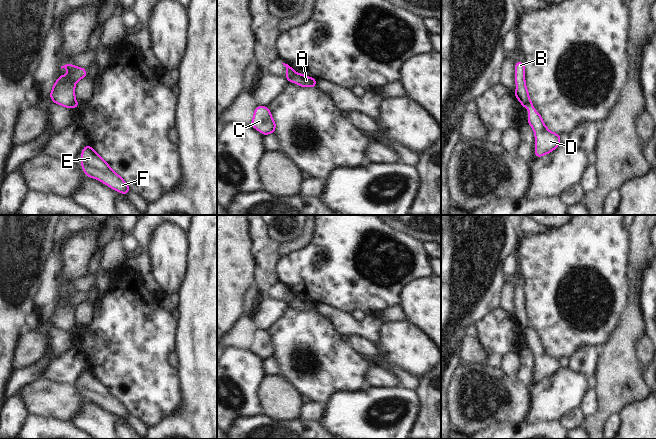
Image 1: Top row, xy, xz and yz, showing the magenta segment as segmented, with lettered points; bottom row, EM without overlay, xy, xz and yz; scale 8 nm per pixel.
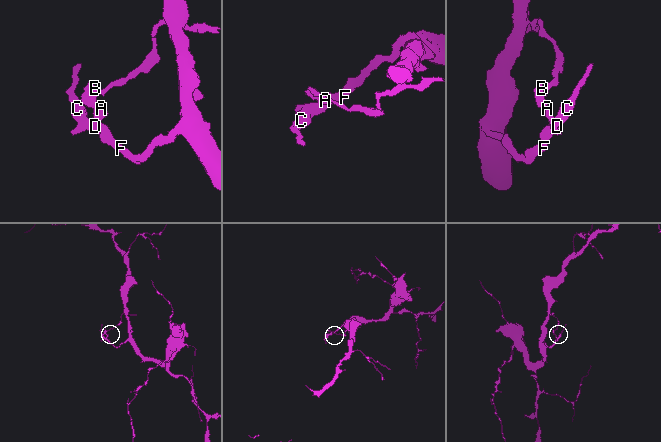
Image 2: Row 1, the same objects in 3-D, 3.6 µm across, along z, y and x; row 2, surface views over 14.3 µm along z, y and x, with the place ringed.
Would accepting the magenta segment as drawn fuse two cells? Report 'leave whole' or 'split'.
split

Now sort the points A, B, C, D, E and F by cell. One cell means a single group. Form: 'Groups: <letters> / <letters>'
Groups: A C D E F / B.

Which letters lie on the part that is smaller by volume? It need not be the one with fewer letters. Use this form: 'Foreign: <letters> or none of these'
Foreign: B

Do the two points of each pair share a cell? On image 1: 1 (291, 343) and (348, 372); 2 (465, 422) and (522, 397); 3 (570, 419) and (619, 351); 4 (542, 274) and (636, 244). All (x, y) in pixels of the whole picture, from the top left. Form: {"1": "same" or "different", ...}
{"1": "same", "2": "same", "3": "different", "4": "different"}

